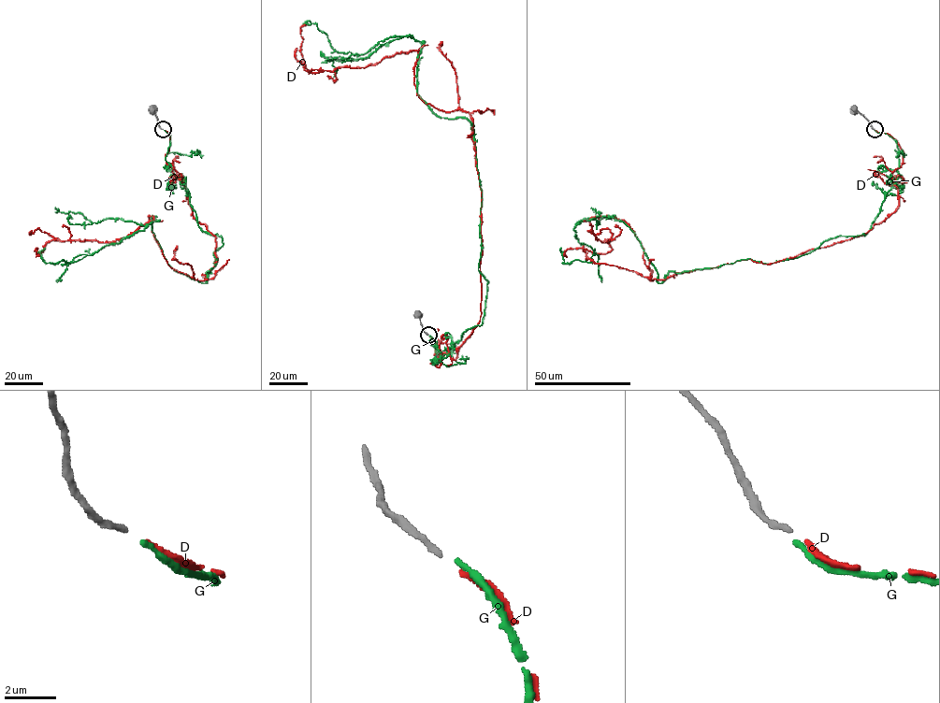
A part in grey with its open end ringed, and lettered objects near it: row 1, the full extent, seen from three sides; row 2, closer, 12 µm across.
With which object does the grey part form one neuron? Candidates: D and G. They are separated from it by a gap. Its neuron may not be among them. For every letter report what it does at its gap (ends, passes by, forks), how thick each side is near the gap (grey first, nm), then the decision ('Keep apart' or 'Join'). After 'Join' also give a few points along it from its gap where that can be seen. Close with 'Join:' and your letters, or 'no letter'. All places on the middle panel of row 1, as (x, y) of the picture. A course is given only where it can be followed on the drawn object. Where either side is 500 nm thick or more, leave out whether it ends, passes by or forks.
D: It ends there. Thickness 240 nm (grey) against 220 nm. Join. Its course: (429, 336), (430, 364), (453, 359), (480, 320), (472, 118), (416, 93), (418, 50), (309, 72), (300, 27)
G: It ends there. Thickness 240 nm (grey) against 190 nm. Keep apart
Join: D

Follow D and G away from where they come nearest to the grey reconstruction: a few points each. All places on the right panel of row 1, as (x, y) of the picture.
D: (875, 130), (903, 151), (899, 203), (863, 235), (650, 280), (633, 230), (593, 216), (612, 249), (567, 257)
G: (874, 130), (899, 165), (865, 236), (661, 282), (612, 217), (573, 230), (590, 263), (562, 263), (561, 248)

